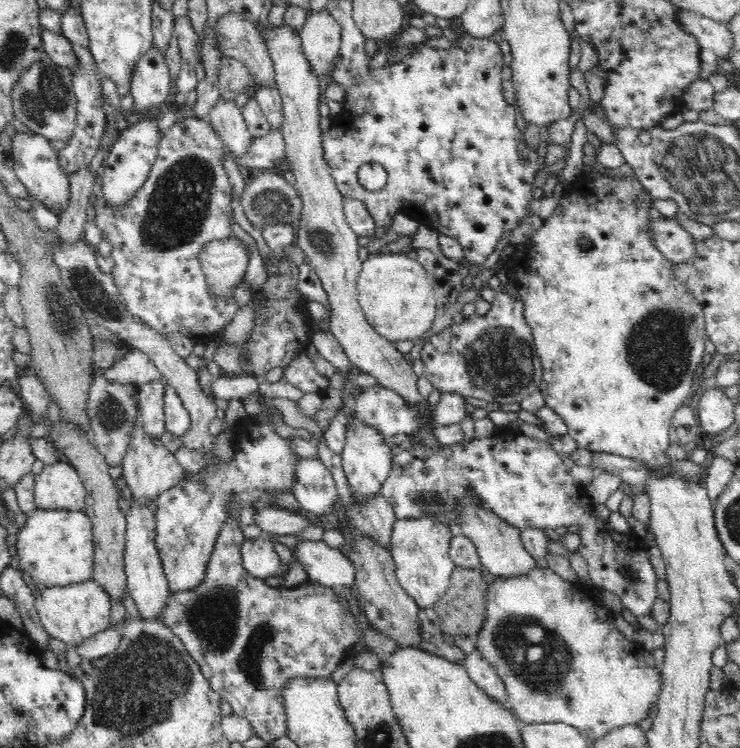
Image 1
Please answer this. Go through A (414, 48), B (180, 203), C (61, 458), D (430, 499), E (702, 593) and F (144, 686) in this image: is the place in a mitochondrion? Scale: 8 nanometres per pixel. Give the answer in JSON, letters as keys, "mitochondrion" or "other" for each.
{"A":"other","B":"mitochondrion","C":"other","D":"mitochondrion","E":"other","F":"mitochondrion"}

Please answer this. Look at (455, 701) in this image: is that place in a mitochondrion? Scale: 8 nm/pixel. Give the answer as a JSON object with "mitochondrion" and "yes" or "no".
{"mitochondrion":"no"}

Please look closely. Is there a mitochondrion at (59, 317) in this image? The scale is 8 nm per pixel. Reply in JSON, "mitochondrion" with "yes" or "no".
{"mitochondrion":"yes"}

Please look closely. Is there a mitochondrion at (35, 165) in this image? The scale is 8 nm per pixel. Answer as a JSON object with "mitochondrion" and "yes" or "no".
{"mitochondrion":"no"}

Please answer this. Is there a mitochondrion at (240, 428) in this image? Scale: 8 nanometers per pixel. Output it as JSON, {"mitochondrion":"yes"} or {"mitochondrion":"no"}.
{"mitochondrion":"no"}

